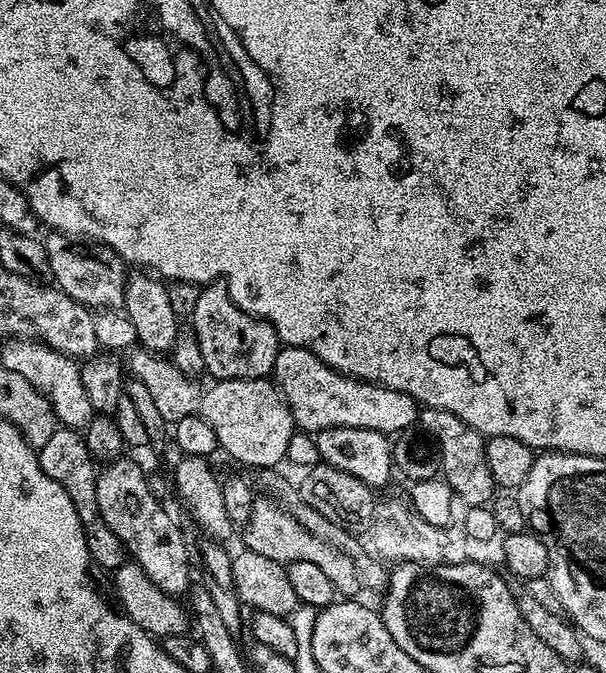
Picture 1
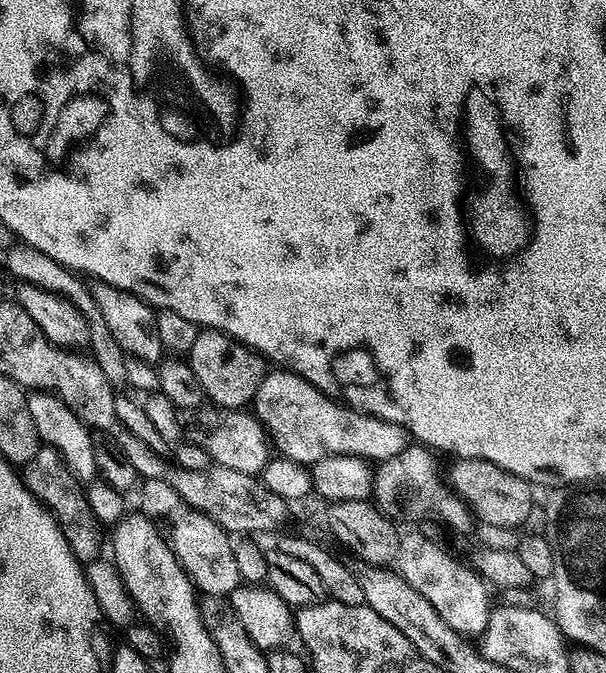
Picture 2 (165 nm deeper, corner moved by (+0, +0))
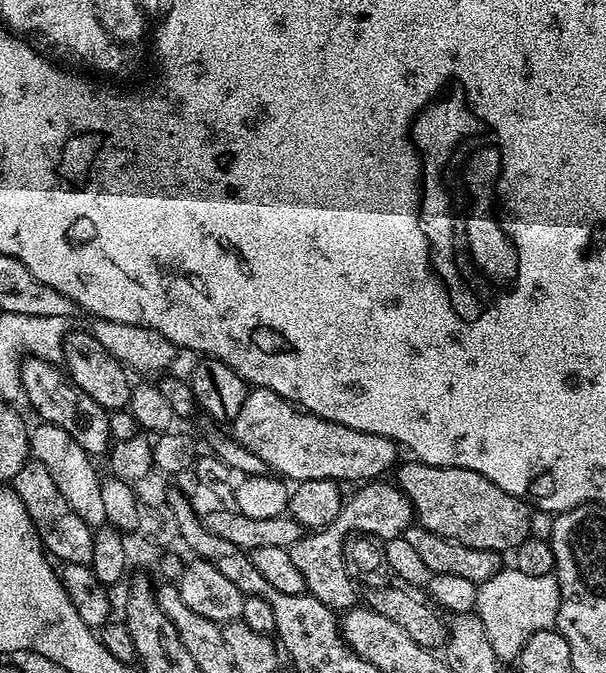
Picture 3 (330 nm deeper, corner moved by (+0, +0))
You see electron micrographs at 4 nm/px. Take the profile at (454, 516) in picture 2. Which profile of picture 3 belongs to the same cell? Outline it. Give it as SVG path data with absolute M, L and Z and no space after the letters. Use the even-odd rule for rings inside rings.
M381 478L368 482L368 496L360 496L360 500L354 500L349 495L340 505L338 518L327 530L304 534L301 540L287 545L294 566L302 570L307 595L318 598L318 602L322 602L328 608L347 610L357 607L358 604L353 573L344 559L344 552L336 552L336 540L347 540L350 534L358 534L361 528L376 528L372 536L385 542L396 538L396 528L402 529L403 532L407 530L404 520L413 523L412 503L404 504L404 500L400 500L404 493L395 483L387 484L386 481L387 479Z

